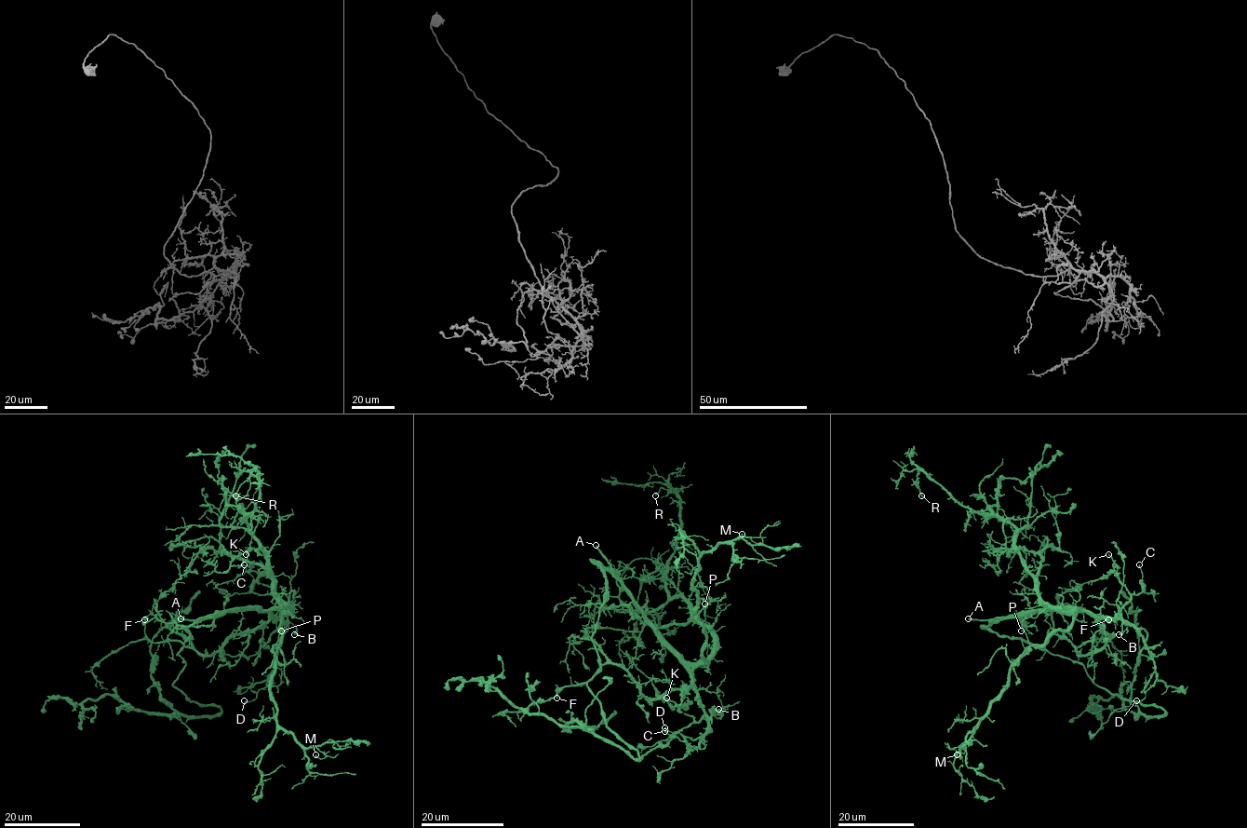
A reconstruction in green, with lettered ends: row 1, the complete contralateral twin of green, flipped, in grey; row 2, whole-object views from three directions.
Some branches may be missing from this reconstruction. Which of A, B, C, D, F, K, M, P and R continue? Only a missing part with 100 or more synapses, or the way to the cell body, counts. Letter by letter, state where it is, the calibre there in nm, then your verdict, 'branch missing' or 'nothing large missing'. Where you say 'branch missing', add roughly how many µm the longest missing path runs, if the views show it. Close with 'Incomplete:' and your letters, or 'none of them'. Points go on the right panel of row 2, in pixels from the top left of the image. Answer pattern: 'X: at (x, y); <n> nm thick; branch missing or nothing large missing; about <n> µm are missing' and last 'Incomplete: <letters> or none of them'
A: at (968, 618); 200 nm thick; branch missing; about 250 µm are missing
B: at (1119, 634); 110 nm thick; nothing large missing
C: at (1139, 564); 190 nm thick; nothing large missing
D: at (1136, 700); 160 nm thick; nothing large missing
F: at (1108, 619); 150 nm thick; nothing large missing
K: at (1108, 554); 140 nm thick; nothing large missing
M: at (957, 754); 140 nm thick; nothing large missing
P: at (1021, 631); 160 nm thick; nothing large missing
R: at (921, 495); 150 nm thick; nothing large missing
Incomplete: A

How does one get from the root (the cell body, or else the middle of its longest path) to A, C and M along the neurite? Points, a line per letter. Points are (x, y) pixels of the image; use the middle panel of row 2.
A: (605, 569), (610, 567), (608, 560), (596, 545)
C: (605, 569), (622, 583), (643, 619), (685, 668), (702, 704), (703, 715), (698, 722), (674, 735), (664, 731)
M: (605, 569), (674, 650), (702, 663), (706, 634), (695, 613), (693, 576), (703, 552), (752, 536), (742, 534)

